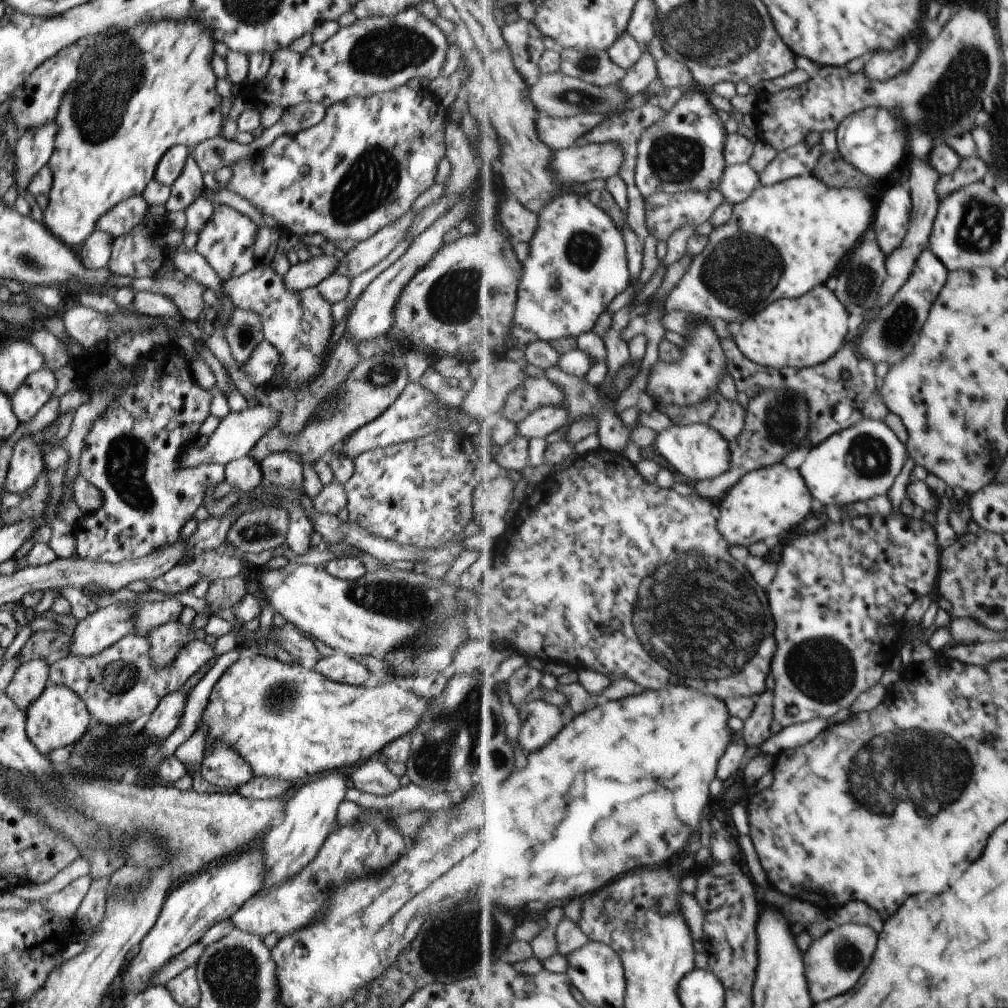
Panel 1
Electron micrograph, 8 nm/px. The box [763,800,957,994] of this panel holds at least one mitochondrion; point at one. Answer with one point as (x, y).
(850, 952)

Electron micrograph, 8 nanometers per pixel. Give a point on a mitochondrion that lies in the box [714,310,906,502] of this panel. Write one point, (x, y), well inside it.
(782, 423)

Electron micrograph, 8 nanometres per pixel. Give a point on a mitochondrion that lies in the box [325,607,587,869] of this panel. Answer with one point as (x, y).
(432, 760)

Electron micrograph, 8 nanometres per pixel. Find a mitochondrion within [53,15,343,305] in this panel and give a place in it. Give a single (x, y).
(100, 100)

